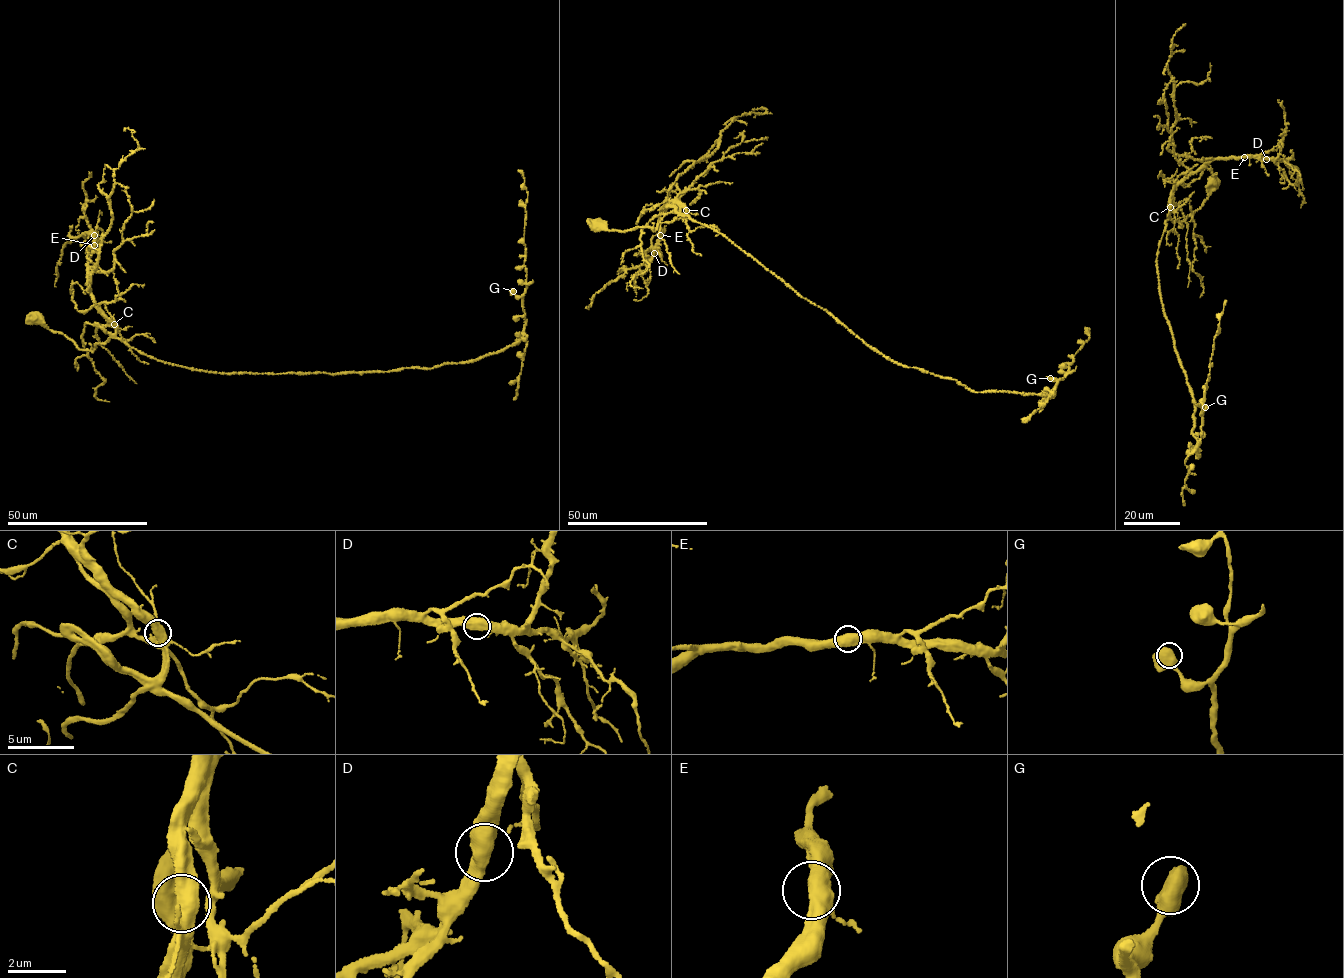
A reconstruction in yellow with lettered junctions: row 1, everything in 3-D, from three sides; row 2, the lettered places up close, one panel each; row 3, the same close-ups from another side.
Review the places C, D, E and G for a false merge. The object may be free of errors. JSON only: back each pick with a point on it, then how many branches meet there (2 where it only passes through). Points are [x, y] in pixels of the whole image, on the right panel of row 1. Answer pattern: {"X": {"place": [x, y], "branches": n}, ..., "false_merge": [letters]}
{"false_merge": []}

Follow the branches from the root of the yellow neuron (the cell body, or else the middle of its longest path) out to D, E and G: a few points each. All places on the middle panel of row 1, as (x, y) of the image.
D: (597, 225), (654, 231), (658, 223), (686, 213), (674, 202), (659, 214), (654, 253)
E: (597, 225), (610, 230), (646, 227), (654, 231), (658, 223), (686, 213), (674, 202), (659, 214), (660, 235)
G: (597, 225), (654, 231), (689, 216), (897, 363), (981, 392), (1051, 396), (1058, 382), (1050, 378)

